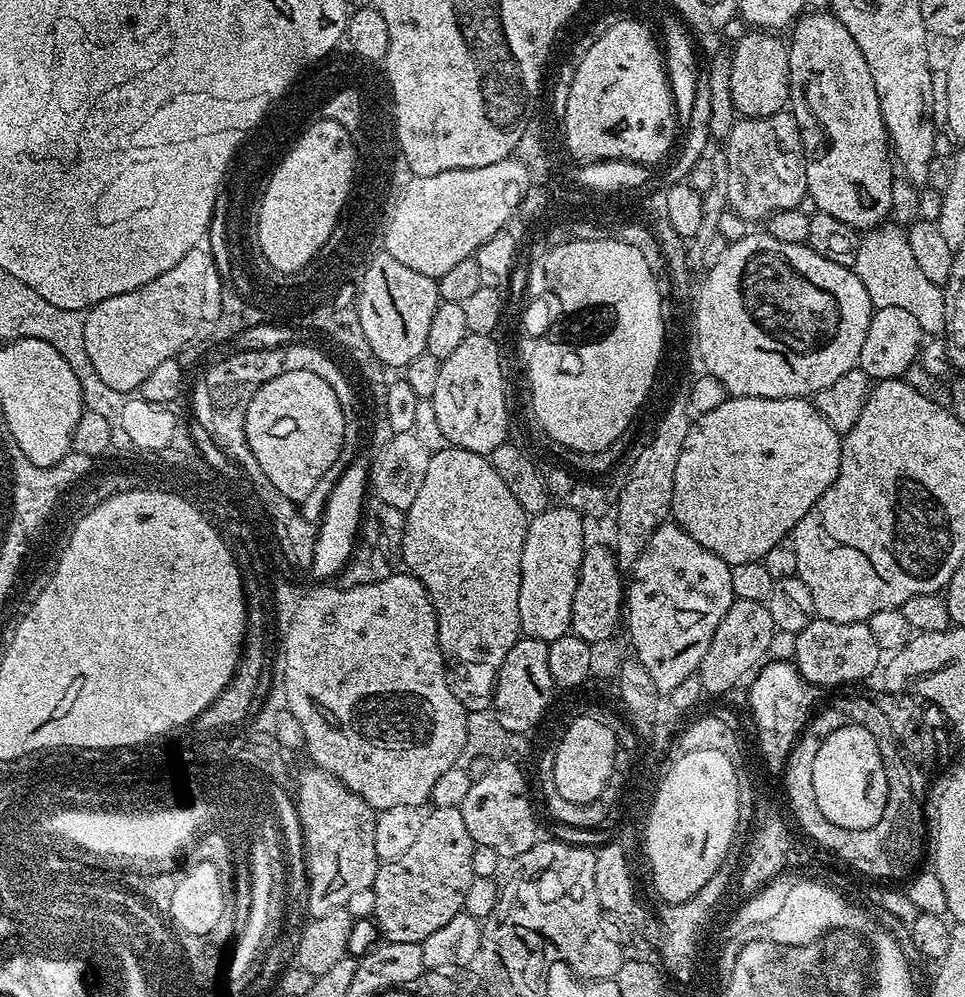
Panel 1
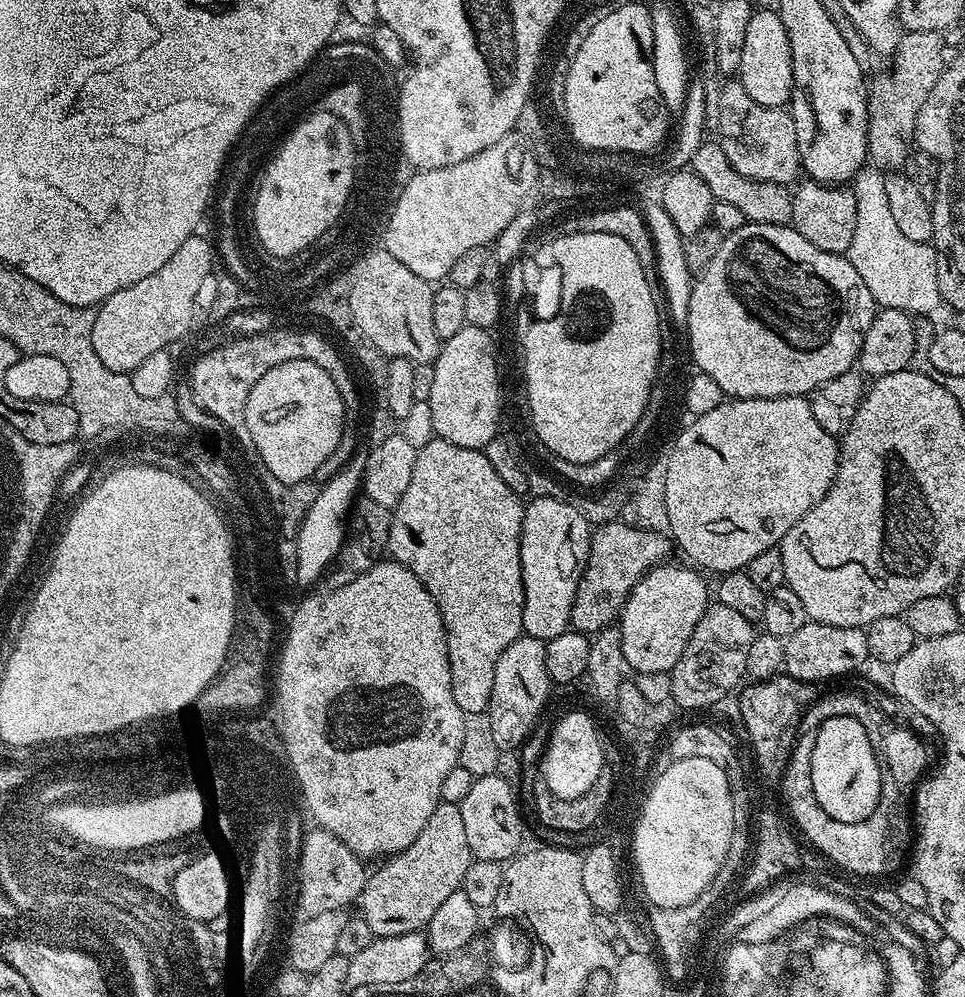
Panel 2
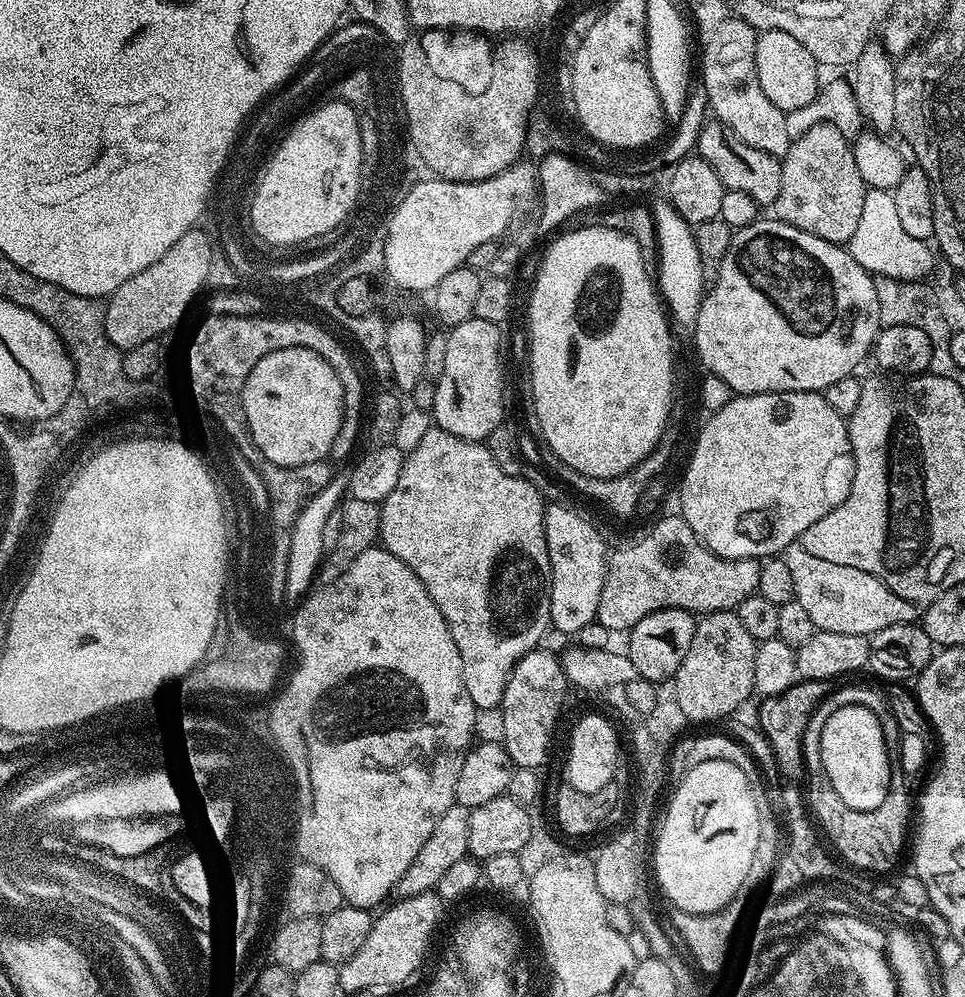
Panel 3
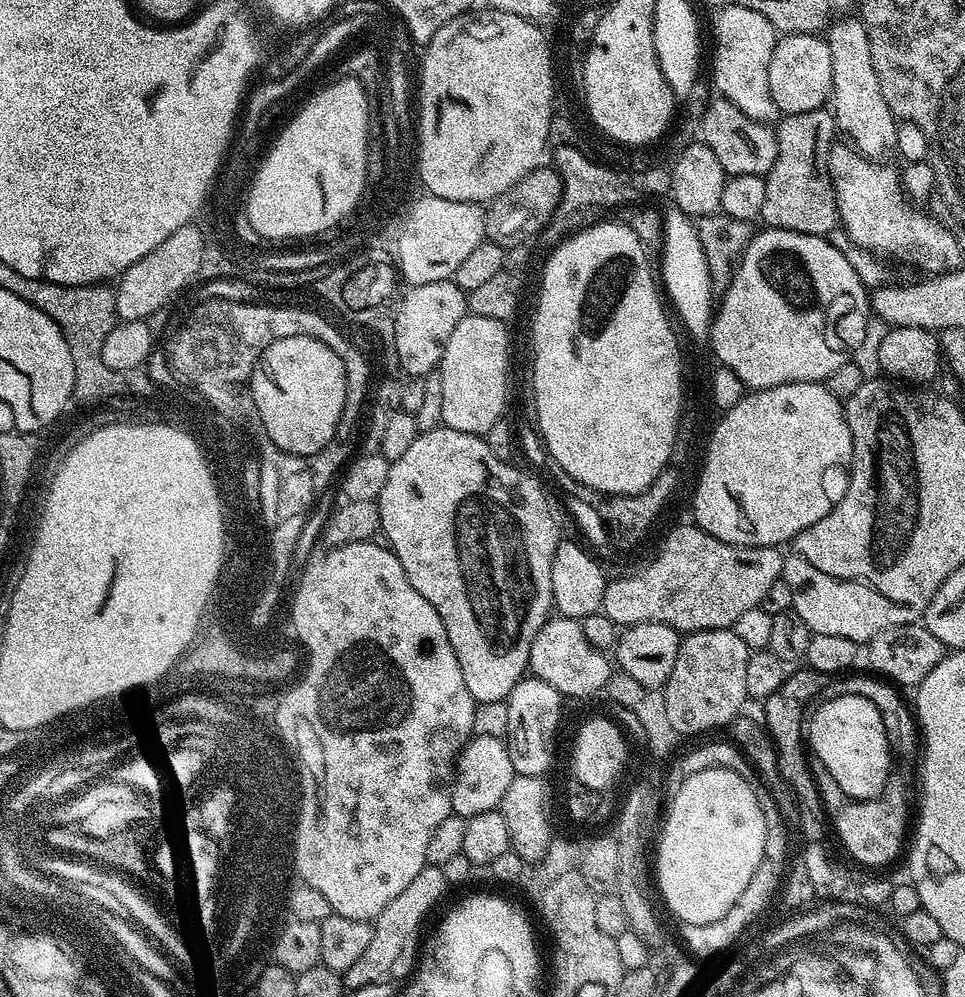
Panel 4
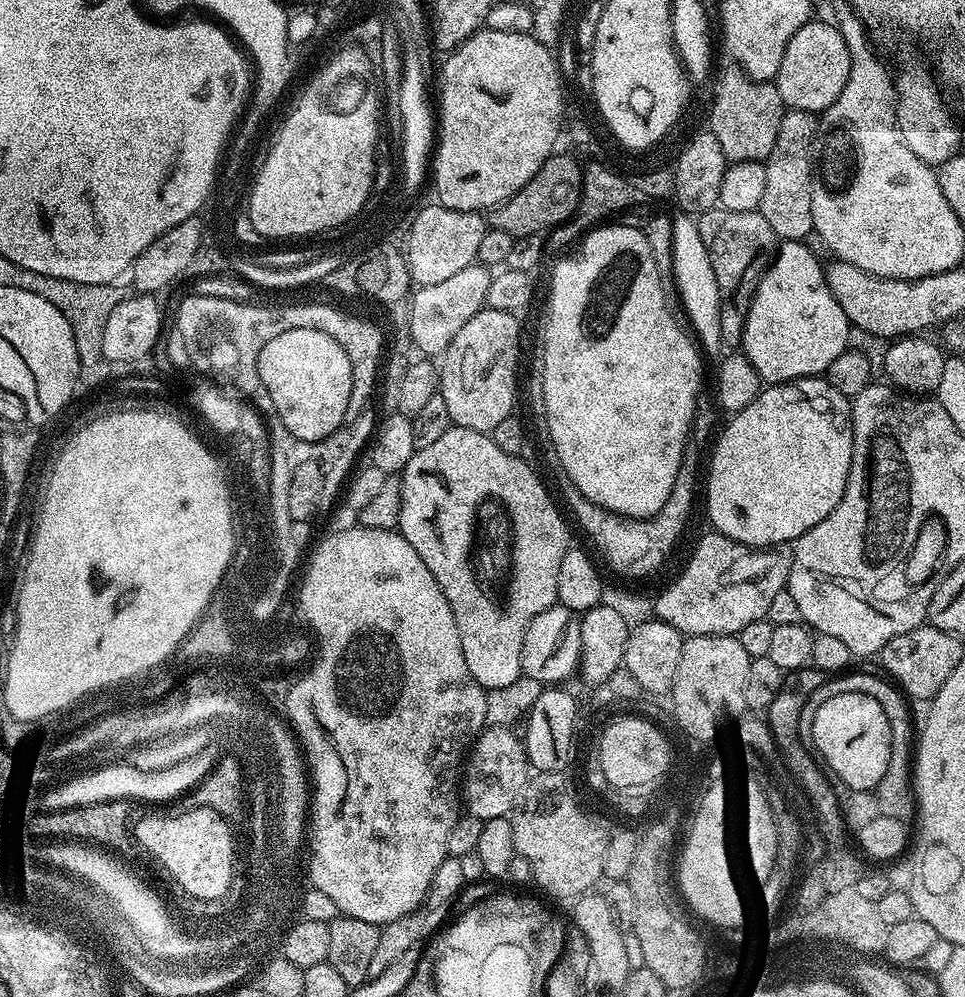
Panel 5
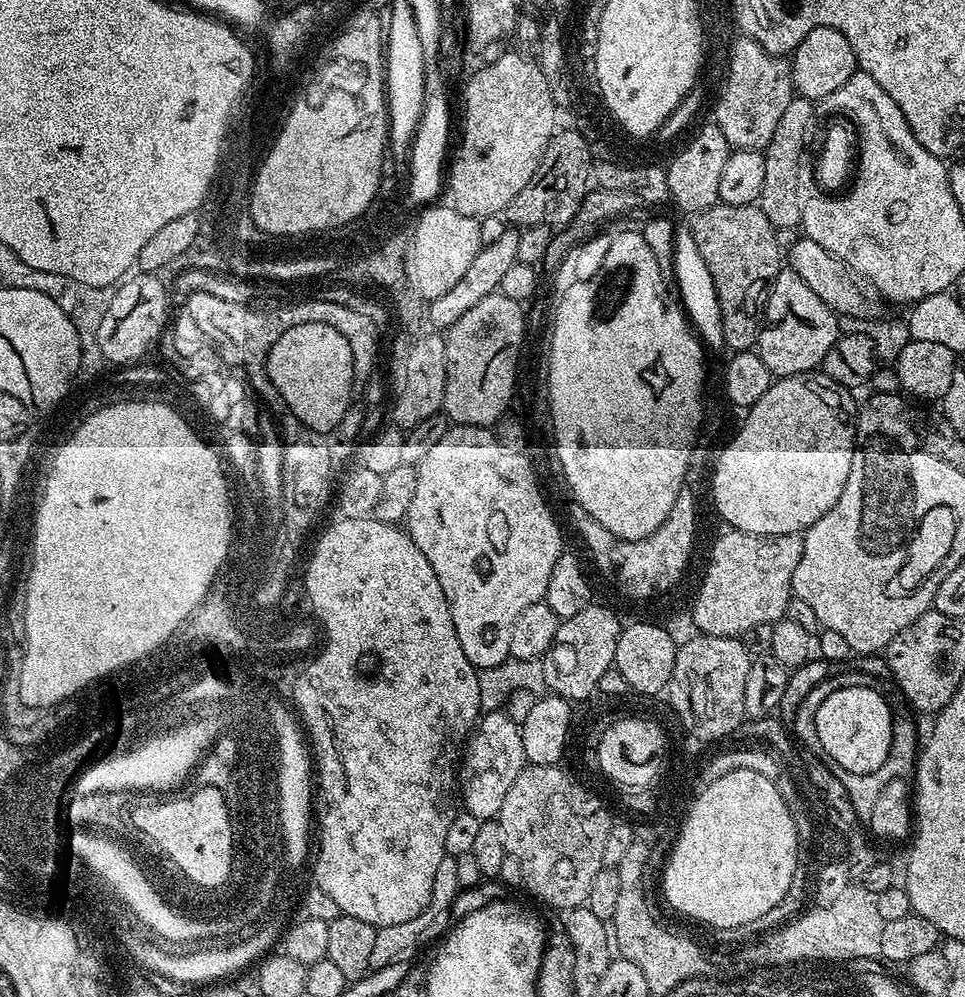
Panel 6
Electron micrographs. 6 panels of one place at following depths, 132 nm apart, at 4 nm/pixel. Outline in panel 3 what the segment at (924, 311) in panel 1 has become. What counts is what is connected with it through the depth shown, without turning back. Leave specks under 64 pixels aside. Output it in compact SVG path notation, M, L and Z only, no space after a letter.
M876 188L865 191L862 219L846 247L854 260L873 275L903 281L923 281L931 272L936 259L933 249L925 241L912 238L903 229L892 193Z

